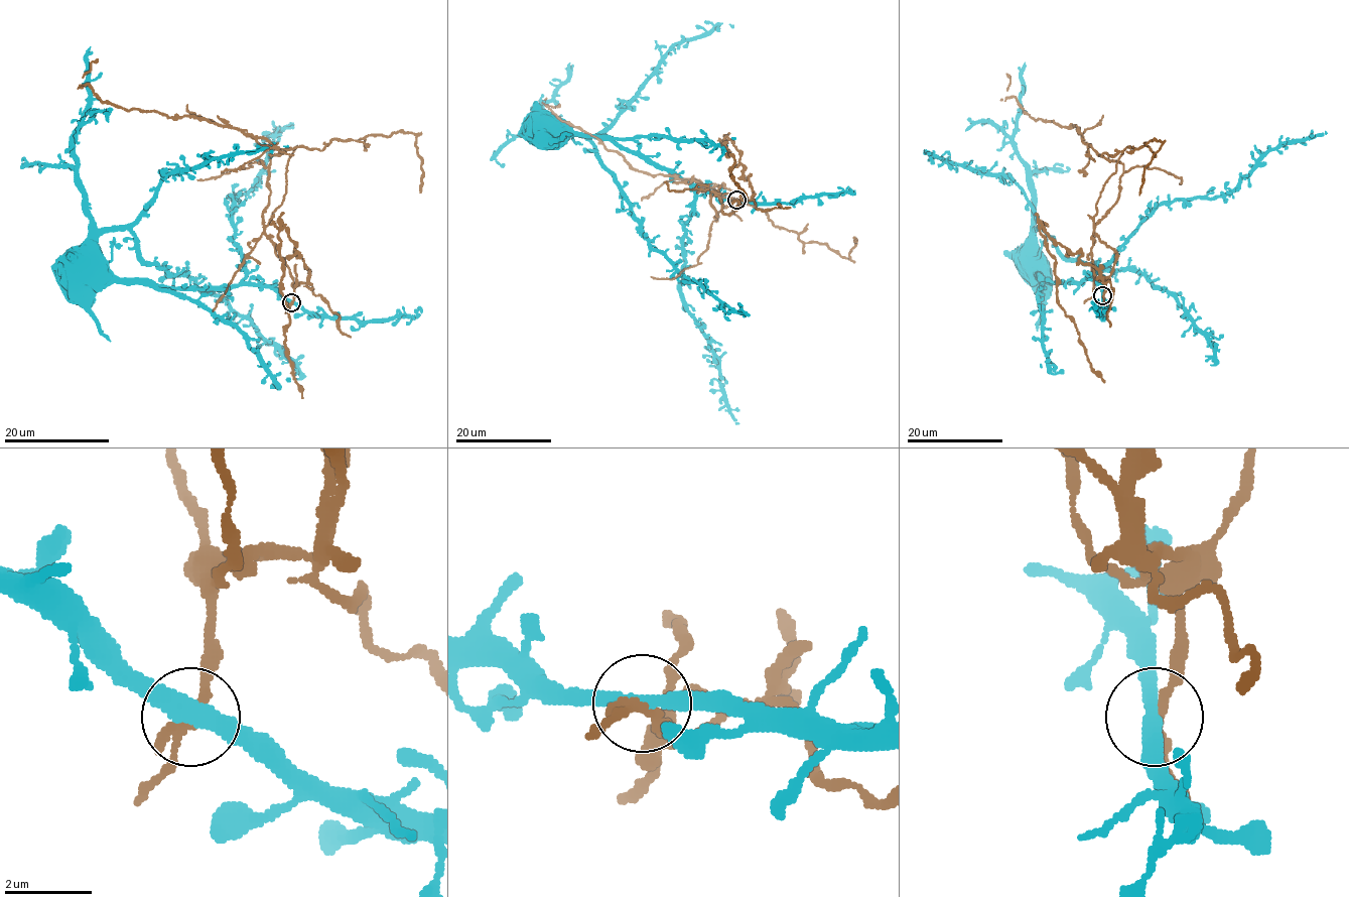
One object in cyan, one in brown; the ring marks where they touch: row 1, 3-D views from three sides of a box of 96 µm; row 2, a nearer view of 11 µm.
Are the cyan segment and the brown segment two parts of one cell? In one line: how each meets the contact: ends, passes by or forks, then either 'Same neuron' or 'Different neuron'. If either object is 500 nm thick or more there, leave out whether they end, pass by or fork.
At the ring cyan passes by. At the ring brown passes by. Different neuron

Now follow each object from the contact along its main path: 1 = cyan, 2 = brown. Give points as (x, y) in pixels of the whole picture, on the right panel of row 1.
1: (1102, 295), (1094, 279), (1040, 276), (1036, 230), (1066, 258), (1138, 270), (1164, 288), (1209, 341), (1211, 365)
2: (1102, 295), (1116, 254), (1094, 225), (1118, 198), (1122, 165), (1075, 125), (1026, 113), (1007, 97), (1006, 74)

